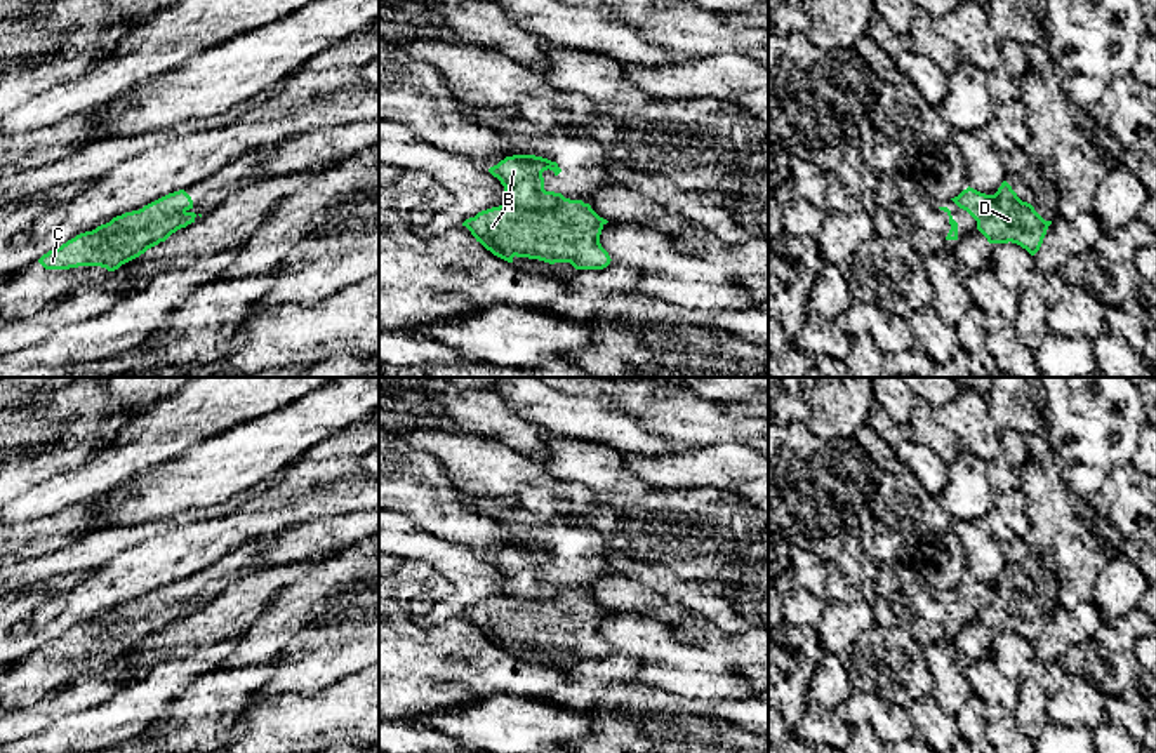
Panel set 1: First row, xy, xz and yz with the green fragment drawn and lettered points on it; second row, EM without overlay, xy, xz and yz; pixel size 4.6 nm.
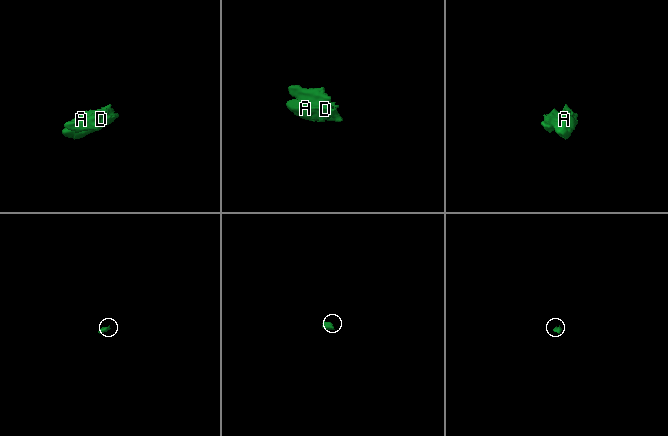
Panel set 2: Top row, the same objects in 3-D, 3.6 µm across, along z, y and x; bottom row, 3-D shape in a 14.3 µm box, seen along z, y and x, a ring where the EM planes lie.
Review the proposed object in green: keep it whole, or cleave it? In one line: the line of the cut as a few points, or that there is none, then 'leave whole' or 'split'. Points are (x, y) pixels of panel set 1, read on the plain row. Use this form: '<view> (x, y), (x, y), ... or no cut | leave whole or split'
xy (185, 600), (145, 616), (108, 623), (98, 632), (89, 630) | split

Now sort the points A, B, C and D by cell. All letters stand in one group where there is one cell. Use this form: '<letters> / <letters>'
A C D / B

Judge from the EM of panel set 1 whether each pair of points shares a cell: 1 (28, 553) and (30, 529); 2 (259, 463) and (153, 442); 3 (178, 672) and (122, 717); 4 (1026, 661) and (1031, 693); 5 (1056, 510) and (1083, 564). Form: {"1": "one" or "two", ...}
{"1": "one", "2": "two", "3": "one", "4": "two", "5": "two"}

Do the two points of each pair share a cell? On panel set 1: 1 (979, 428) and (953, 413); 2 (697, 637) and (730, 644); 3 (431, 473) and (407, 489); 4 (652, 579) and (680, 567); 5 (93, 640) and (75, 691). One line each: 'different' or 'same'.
1: same
2: same
3: same
4: different
5: different

